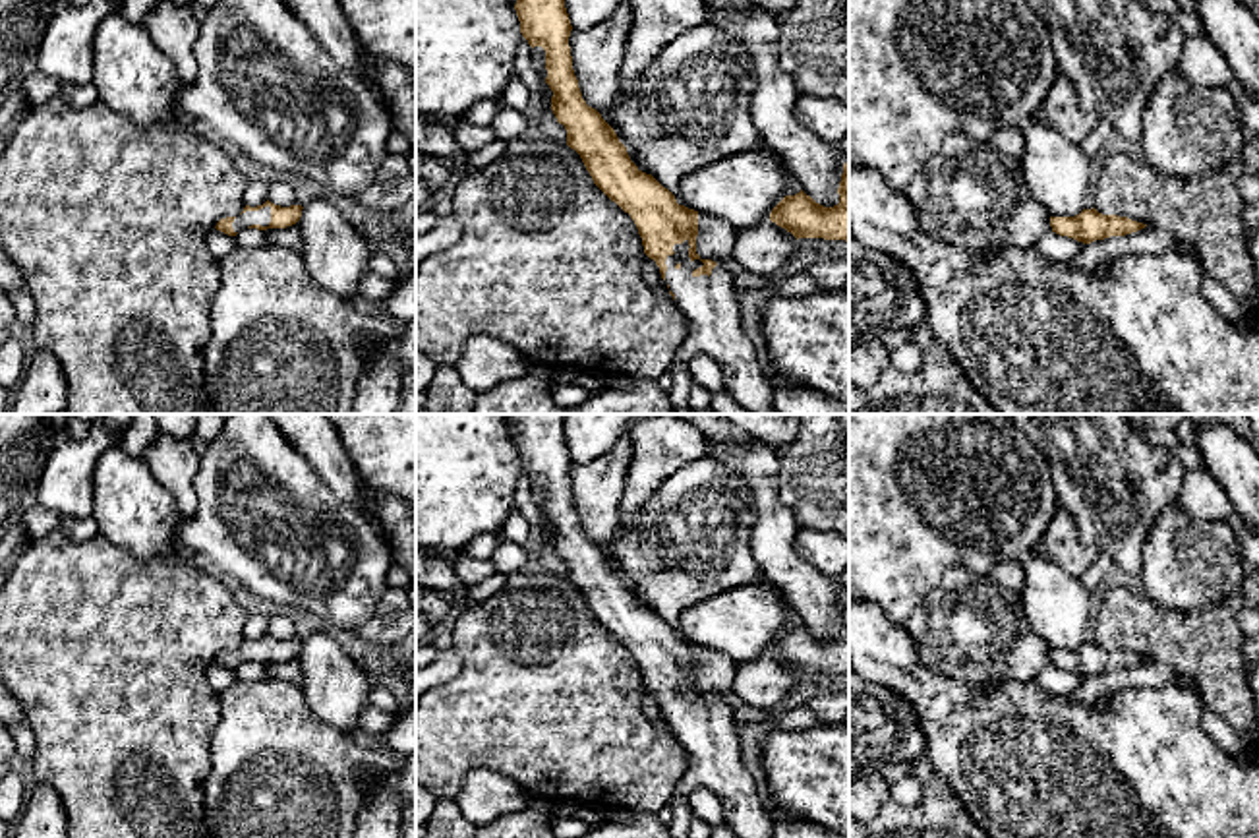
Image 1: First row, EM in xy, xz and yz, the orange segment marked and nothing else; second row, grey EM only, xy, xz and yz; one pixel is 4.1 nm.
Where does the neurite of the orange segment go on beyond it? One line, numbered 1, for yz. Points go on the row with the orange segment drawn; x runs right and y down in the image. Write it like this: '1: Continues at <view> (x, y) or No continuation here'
1: No continuation here

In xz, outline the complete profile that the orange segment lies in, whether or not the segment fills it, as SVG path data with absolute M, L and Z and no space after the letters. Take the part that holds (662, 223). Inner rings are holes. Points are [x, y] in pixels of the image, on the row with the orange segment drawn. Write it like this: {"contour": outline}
{"contour": "M516 0L520 33L528 45L545 50L545 83L553 91L551 110L567 130L567 145L574 149L594 184L634 221L644 254L656 261L677 308L688 319L688 333L677 358L688 362L696 354L712 356L723 372L727 393L750 414L777 414L772 406L774 379L762 370L756 352L741 327L739 298L731 273L696 254L698 211L679 205L675 195L652 174L642 172L629 157L615 130L582 99L572 70L569 37L572 31L565 0Z"}

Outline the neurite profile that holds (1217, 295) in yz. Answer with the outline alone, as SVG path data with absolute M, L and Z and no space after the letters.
M1203 273L1201 294L1215 306L1226 319L1238 323L1245 312L1245 306L1236 300L1226 286Z

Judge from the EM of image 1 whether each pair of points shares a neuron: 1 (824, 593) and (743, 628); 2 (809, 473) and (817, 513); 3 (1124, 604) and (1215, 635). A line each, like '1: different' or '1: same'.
1: different
2: same
3: same

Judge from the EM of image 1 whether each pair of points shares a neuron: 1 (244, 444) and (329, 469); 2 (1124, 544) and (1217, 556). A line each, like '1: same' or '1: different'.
1: different
2: different

